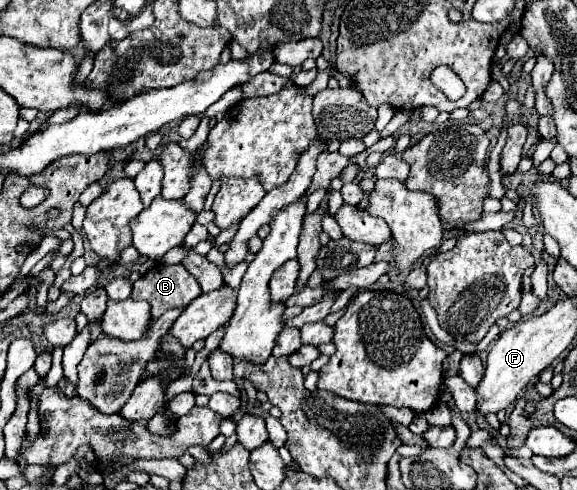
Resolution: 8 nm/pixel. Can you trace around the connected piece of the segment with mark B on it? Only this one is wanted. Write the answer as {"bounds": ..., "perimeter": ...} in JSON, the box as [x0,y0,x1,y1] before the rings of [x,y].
{"bounds":[131,265,203,319],"perimeter":[[[155,265],[133,283],[131,299],[145,299],[151,305],[153,319],[159,319],[169,309],[185,307],[199,293],[203,293],[199,287],[199,281],[183,265]]]}

